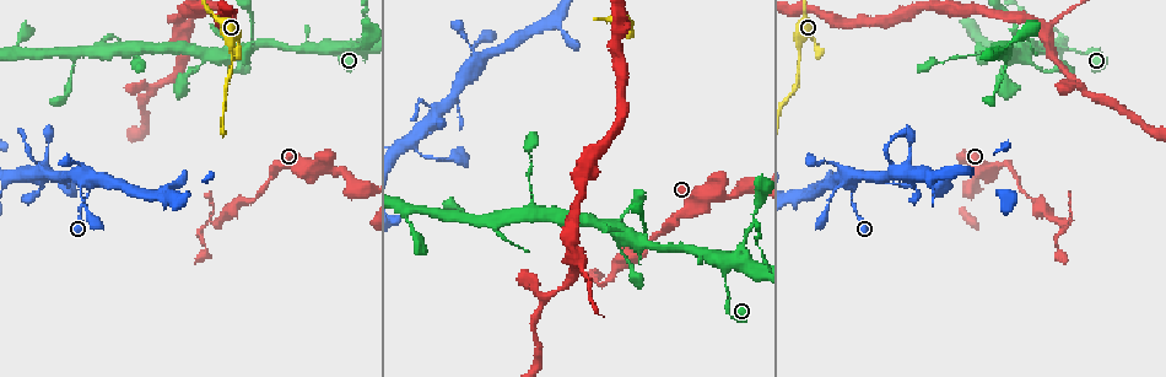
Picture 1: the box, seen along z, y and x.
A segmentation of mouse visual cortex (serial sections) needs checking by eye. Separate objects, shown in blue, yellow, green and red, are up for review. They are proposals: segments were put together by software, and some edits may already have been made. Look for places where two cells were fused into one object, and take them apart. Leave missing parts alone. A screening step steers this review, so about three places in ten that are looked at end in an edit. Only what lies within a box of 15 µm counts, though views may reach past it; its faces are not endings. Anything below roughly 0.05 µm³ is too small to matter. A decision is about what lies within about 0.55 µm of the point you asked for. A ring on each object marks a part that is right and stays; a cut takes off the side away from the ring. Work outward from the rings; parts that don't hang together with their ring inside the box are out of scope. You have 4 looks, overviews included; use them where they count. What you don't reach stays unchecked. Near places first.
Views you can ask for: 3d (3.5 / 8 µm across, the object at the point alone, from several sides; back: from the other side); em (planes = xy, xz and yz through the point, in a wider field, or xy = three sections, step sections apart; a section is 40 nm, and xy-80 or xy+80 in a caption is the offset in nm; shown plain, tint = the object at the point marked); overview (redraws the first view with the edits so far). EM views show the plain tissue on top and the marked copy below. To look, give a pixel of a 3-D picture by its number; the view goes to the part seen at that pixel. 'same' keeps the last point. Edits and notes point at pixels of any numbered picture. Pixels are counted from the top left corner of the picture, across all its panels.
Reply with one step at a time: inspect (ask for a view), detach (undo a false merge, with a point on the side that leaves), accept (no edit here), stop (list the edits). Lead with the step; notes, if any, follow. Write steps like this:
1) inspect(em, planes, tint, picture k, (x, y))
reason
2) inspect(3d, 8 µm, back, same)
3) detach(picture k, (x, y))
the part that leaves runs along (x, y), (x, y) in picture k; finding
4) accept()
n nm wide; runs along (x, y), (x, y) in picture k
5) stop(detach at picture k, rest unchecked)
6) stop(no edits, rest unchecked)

inspect(3d, 3.5 µm, back, picture 1, (481, 66))

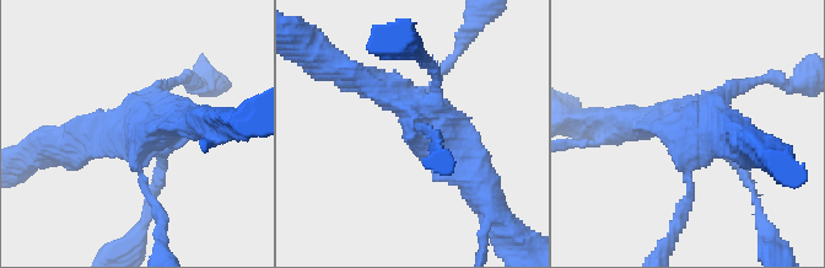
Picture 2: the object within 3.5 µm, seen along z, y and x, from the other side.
inspect(em, xy, step 3, tint, picture 2, (415, 120))

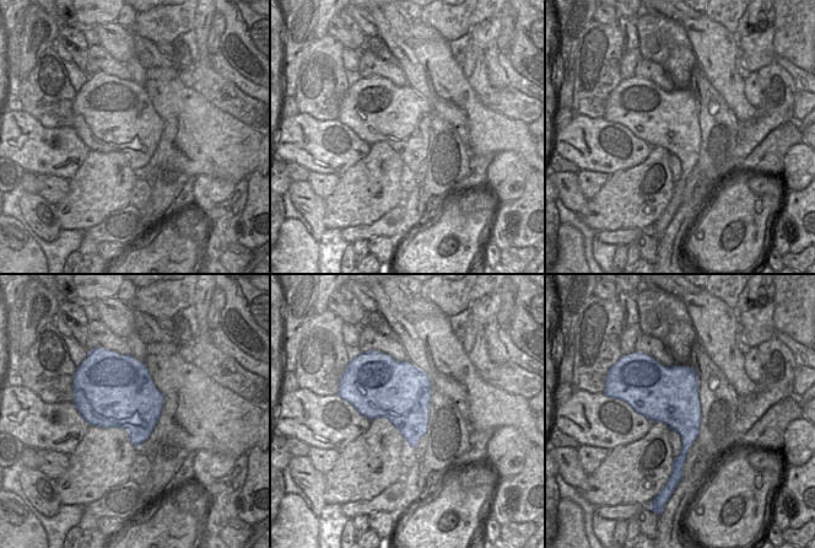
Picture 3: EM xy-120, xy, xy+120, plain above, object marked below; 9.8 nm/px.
inspect(em, xy, step 2, tint, same)
another direction

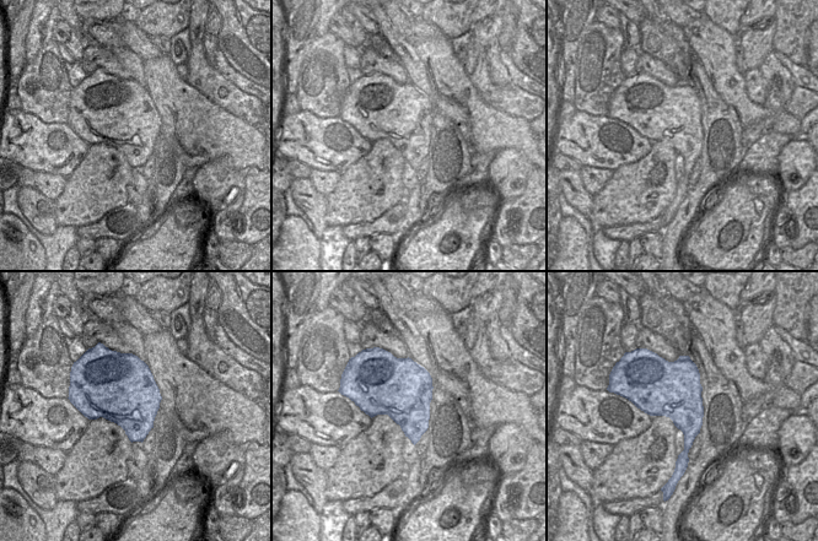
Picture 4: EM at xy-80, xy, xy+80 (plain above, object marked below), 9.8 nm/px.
accept()
runs along (160, 219), (138, 170), (138, 135), (81, 135) in picture 2; all the same cell

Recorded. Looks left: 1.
inspect(3d, 3.5 µm, picture 1, (210, 222))
abrupt turn

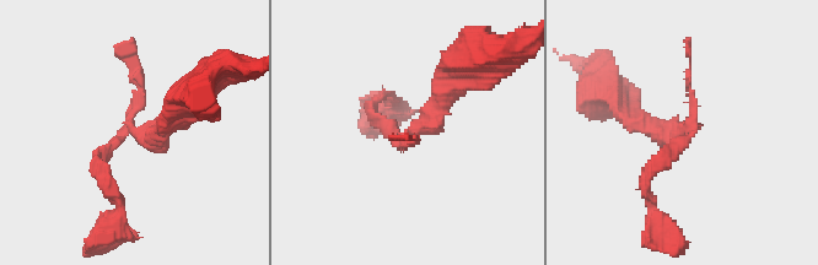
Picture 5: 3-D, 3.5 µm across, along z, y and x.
accept()
runs along (453, 84), (401, 140), (370, 114), (382, 96) in picture 5; continuous, no second cell

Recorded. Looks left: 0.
stop(no edits, rest unchecked)

